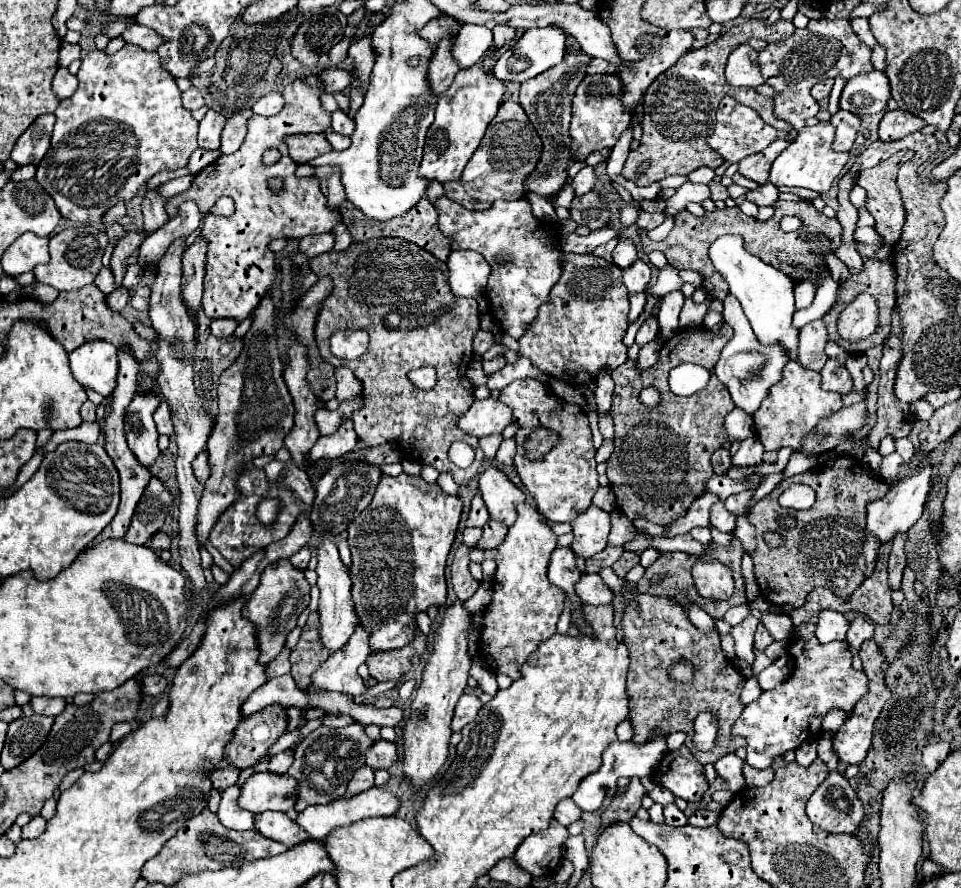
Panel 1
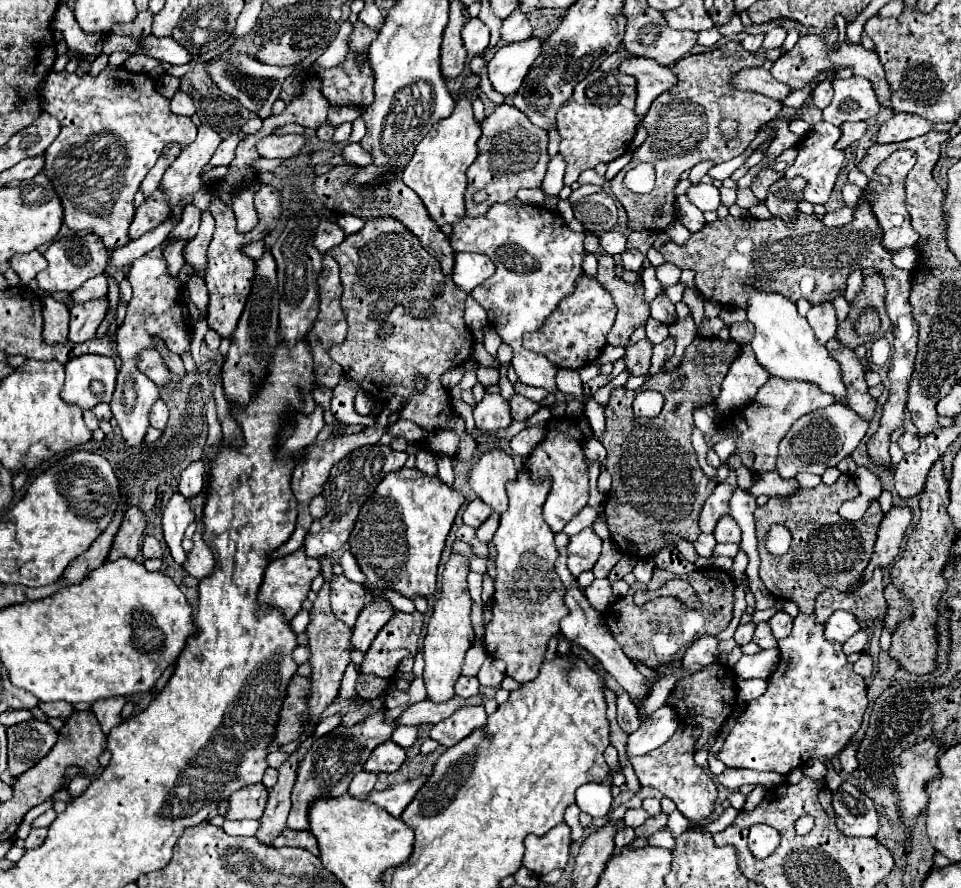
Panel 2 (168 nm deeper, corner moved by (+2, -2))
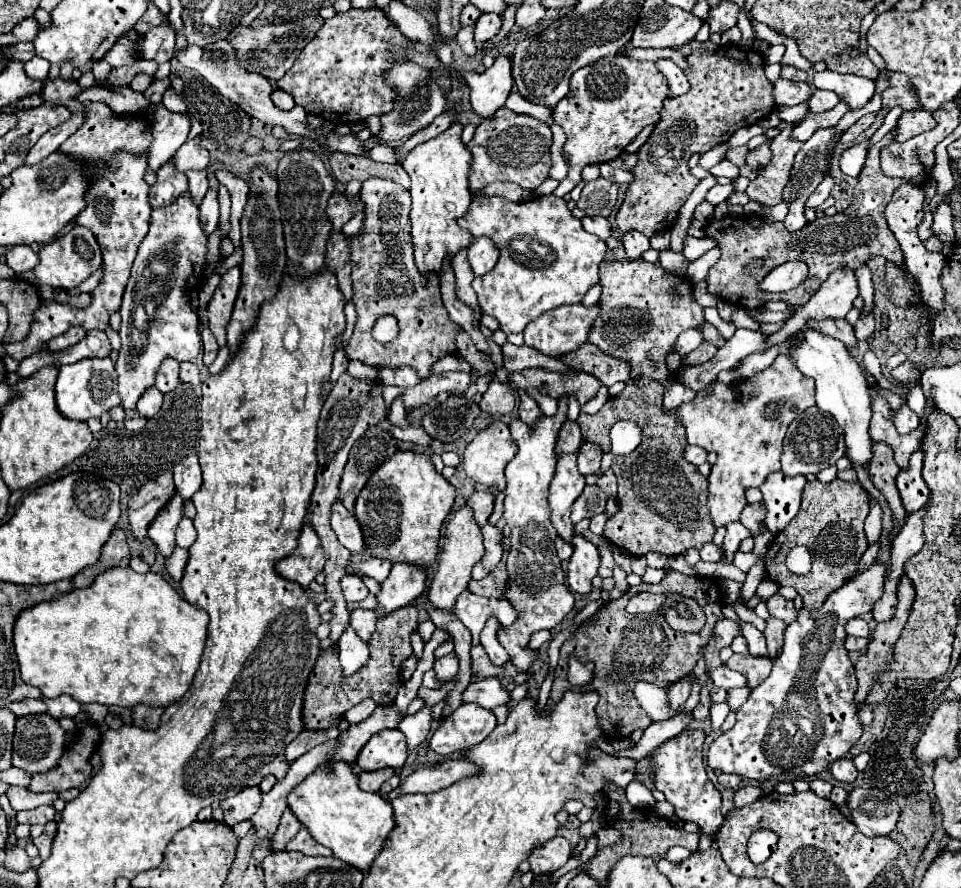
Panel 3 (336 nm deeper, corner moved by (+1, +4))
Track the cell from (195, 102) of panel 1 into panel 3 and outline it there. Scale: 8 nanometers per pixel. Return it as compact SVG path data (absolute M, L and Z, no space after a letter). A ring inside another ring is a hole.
M169 88L169 90L163 94L163 106L169 108L171 112L181 112L181 114L187 112L187 104L181 100L181 96L179 96L173 88Z

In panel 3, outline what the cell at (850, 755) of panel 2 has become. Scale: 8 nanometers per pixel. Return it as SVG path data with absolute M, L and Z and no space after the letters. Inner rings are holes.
M841 758L841 760L833 762L831 764L831 772L833 772L835 780L845 782L845 784L849 784L849 782L853 782L857 778L857 768L855 768L851 758Z

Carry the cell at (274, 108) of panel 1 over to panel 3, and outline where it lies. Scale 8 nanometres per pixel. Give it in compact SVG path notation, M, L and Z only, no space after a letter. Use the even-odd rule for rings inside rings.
M275 90L275 92L271 94L271 100L273 100L273 102L275 102L275 106L277 106L277 108L281 108L281 110L291 110L291 108L295 106L295 102L293 102L291 94L285 94L283 90Z

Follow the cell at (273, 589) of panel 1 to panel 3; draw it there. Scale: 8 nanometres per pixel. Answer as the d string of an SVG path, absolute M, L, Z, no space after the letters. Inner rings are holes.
M307 520L307 524L301 530L295 552L289 554L287 558L279 560L275 564L275 570L281 578L297 582L307 590L309 584L315 580L315 576L323 570L325 562L327 562L327 554L321 548L319 538L311 528L311 522Z

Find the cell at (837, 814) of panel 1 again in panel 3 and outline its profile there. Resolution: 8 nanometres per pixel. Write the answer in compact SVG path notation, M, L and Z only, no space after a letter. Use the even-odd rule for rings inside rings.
M855 786L845 806L849 808L851 822L865 836L889 834L899 818L899 806L879 790L865 790Z

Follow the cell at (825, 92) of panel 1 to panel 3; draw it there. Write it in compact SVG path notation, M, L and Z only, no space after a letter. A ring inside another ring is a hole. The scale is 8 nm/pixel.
M815 90L813 96L809 98L809 110L811 112L825 112L825 110L835 108L837 104L839 104L839 98L831 90Z

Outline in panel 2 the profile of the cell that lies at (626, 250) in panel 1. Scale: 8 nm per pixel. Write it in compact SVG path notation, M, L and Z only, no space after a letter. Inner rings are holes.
M592 232L598 236L600 246L610 254L610 256L618 256L626 250L626 236L620 232Z

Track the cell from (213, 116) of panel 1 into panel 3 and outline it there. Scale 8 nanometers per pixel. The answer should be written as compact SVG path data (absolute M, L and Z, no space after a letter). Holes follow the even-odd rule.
M195 136L193 140L187 140L177 154L173 156L173 164L177 166L177 170L181 172L189 172L189 170L205 169L210 163L210 154L204 148L201 148L201 140L203 136Z

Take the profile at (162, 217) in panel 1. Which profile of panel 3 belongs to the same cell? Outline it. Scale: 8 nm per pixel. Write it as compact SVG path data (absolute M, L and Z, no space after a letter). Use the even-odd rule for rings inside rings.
M161 104L149 106L149 120L153 126L153 144L149 148L149 170L157 172L165 162L169 162L177 148L187 140L191 122L187 114L169 112Z

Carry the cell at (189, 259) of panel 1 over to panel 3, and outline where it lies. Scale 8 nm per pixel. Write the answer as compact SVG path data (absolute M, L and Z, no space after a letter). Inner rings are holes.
M207 190L203 202L201 202L201 228L205 230L205 234L209 236L211 232L217 230L219 226L219 202L217 202L217 190Z

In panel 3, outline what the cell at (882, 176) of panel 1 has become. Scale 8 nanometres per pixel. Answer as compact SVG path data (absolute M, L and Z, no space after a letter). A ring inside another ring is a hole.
M909 182L901 184L891 202L887 204L885 208L885 218L887 218L887 224L889 224L889 230L893 232L893 236L897 238L901 250L903 250L903 256L905 256L905 268L917 278L917 283L920 288L921 299L924 304L932 308L936 312L940 312L944 309L944 289L939 284L939 272L945 264L945 256L939 254L939 252L927 252L923 248L923 242L919 240L917 236L917 226L923 222L923 200L925 200L925 192L923 188L919 186L913 186Z

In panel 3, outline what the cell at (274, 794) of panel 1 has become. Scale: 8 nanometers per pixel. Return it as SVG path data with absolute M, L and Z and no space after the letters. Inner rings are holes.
M257 786L245 788L233 798L225 798L221 802L221 810L225 814L225 824L233 826L241 820L249 820L255 812L257 806L261 806L261 790Z

